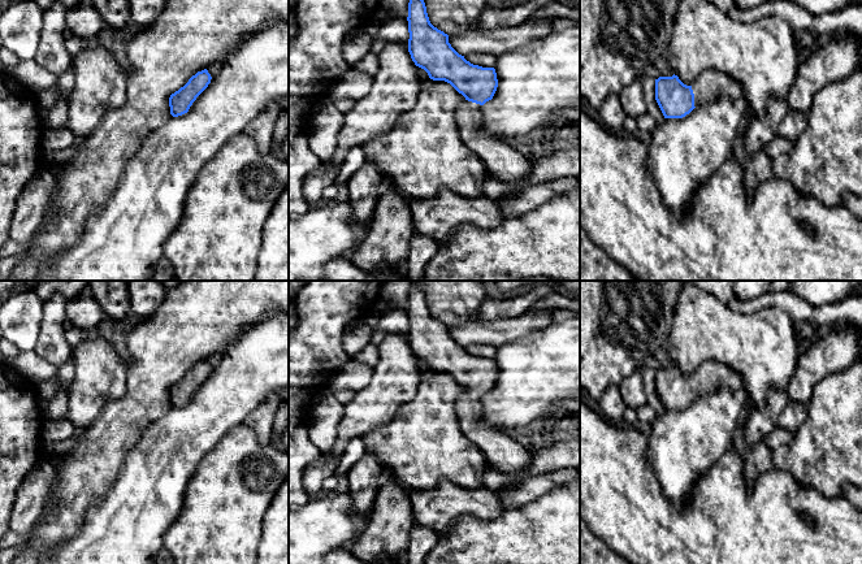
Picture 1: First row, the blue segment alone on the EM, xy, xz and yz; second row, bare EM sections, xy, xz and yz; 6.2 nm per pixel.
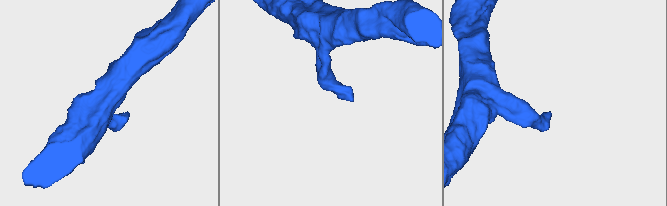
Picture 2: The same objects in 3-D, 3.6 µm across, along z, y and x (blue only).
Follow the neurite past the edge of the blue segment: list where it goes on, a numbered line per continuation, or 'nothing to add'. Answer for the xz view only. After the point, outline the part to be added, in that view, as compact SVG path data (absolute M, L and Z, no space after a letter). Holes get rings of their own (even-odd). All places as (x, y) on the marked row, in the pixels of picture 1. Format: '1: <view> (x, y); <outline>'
1: xz (509, 165); M463 100L455 112L455 120L460 139L480 157L488 172L508 187L504 198L517 195L528 187L525 178L530 170L529 159L504 139L481 133L482 105Z

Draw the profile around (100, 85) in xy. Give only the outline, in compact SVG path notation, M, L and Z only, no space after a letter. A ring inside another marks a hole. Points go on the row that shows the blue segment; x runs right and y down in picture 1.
M108 40L74 56L72 66L74 86L66 100L66 129L79 140L90 135L108 112L125 105L129 74L114 58Z

